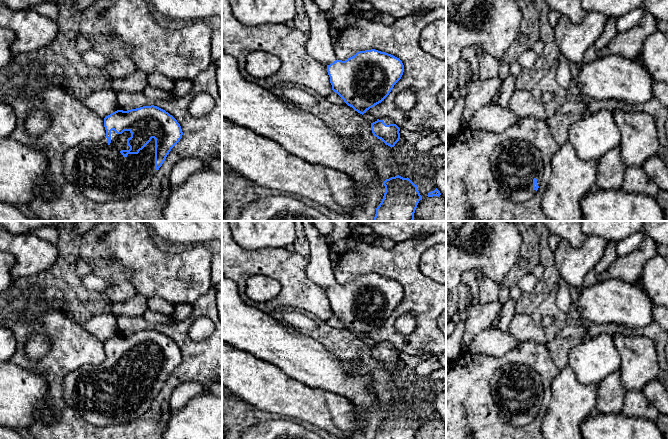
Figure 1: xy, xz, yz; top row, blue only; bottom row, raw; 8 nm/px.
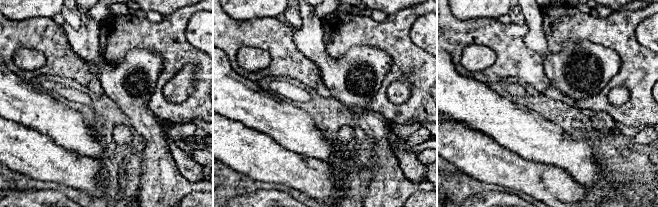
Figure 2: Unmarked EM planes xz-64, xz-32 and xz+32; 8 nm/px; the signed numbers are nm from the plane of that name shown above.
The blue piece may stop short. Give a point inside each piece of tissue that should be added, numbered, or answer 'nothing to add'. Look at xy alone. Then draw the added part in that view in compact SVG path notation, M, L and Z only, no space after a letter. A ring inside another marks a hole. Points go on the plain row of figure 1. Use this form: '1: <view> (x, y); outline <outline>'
1: xy (99, 395); outline M111 355L111 367L106 360L101 365L83 365L68 373L63 381L63 398L65 404L74 409L85 421L96 426L124 425L134 422L151 406L157 396L155 393L155 363L139 375L124 381L120 375L129 374L127 363L130 355L117 358Z

